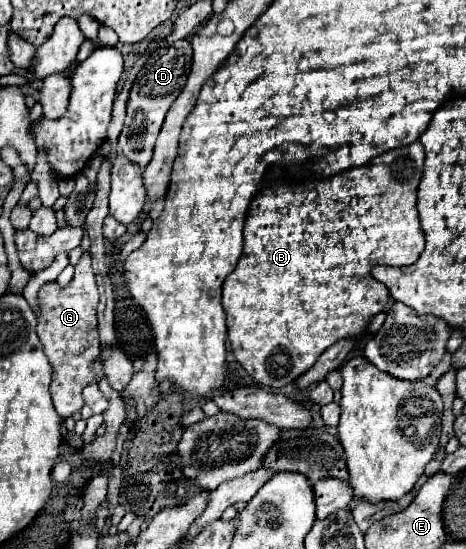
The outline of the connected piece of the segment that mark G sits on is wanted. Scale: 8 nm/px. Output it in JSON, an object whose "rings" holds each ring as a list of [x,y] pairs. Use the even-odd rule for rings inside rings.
{"rings":[[[86,250],[82,252],[82,258],[74,268],[76,272],[68,286],[62,288],[58,282],[48,282],[40,288],[38,292],[40,314],[36,314],[38,338],[44,346],[46,356],[54,366],[50,392],[52,392],[54,408],[62,416],[62,420],[72,416],[76,410],[84,406],[82,390],[98,380],[98,376],[94,374],[94,360],[98,360],[100,356],[98,320],[96,320],[98,288],[90,266],[90,254]]]}

